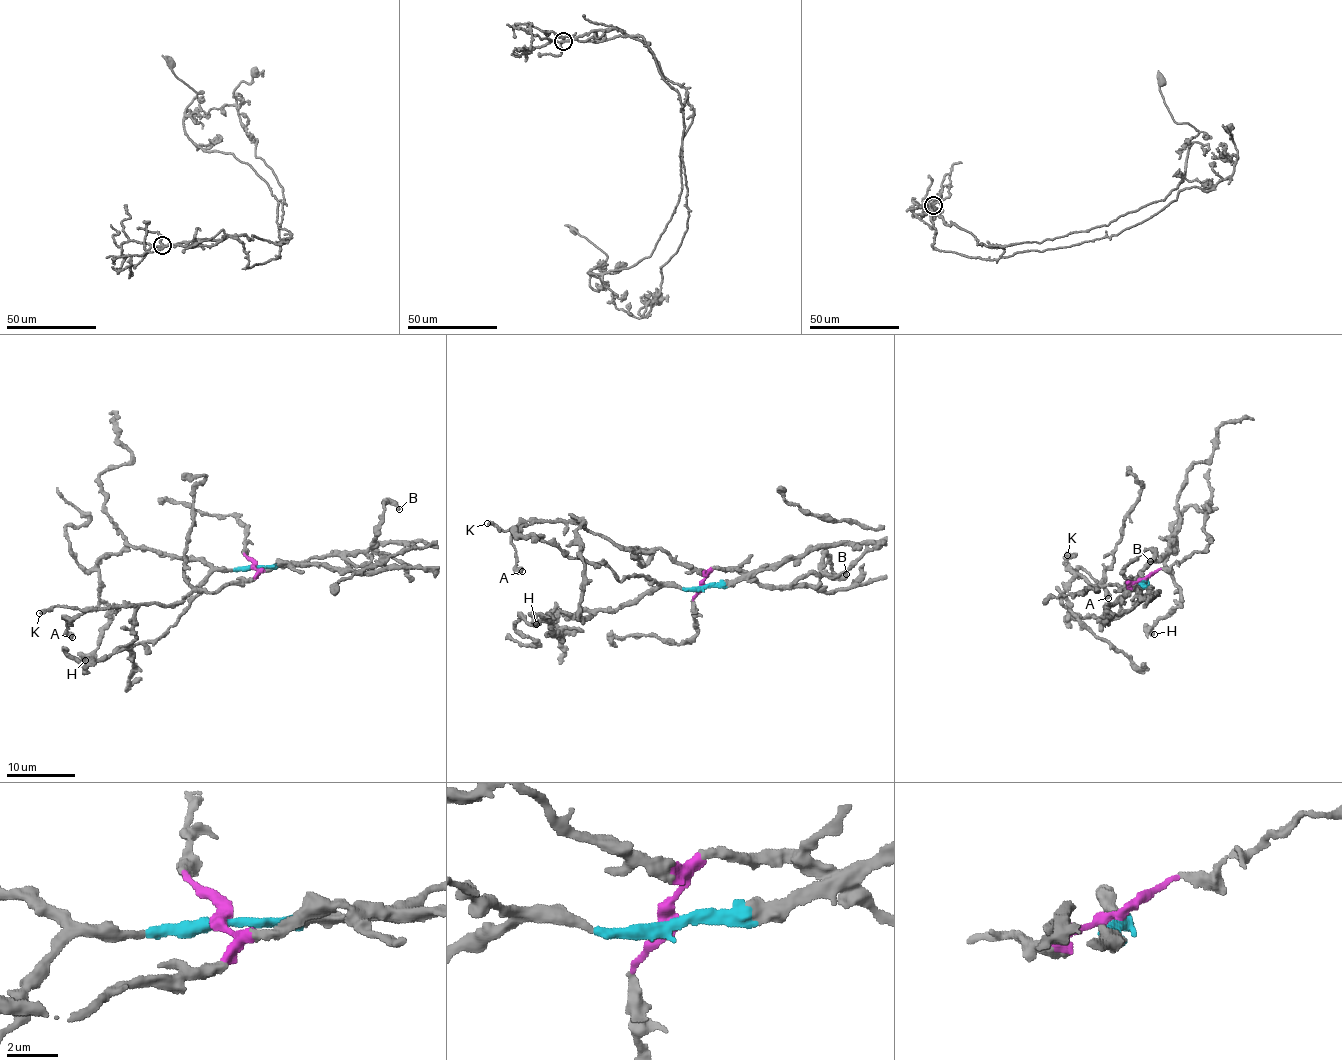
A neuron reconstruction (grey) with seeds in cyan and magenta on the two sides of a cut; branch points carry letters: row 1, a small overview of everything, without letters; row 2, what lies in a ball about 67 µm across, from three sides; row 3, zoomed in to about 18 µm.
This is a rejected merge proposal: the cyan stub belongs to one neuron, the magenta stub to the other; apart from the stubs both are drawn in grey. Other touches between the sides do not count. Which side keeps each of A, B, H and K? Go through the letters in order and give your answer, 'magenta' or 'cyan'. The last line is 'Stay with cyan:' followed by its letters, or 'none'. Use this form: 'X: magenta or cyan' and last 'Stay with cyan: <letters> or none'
A: magenta
B: cyan
H: cyan
K: magenta
Stay with cyan: B, H

